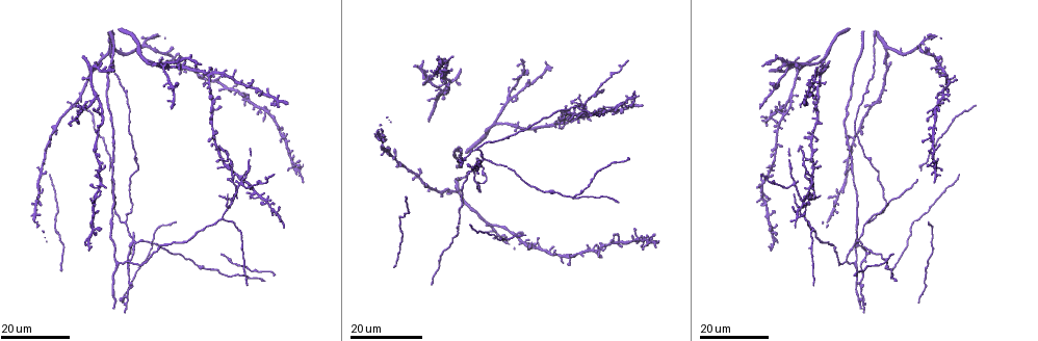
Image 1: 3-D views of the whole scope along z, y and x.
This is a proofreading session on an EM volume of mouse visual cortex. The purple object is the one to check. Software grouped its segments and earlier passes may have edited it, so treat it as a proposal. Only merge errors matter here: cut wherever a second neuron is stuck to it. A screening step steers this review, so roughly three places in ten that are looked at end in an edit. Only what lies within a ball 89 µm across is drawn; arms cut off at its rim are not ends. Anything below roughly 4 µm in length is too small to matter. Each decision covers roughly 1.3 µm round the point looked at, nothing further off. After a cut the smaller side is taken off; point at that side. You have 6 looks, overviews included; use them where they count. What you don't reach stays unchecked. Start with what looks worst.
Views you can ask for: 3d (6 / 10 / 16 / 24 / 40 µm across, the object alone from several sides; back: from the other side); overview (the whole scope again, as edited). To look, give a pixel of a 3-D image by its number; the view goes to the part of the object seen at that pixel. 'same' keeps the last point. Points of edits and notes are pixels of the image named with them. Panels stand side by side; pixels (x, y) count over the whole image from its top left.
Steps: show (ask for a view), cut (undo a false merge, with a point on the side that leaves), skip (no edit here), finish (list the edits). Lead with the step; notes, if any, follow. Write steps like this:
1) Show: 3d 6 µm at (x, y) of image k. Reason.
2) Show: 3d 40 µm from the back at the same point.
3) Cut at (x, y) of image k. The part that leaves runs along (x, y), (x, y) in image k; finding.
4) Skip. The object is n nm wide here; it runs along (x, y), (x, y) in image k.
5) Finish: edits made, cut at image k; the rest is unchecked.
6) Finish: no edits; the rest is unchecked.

Show: 3d 24 µm at (581, 107) of image 1. Four-way junction.

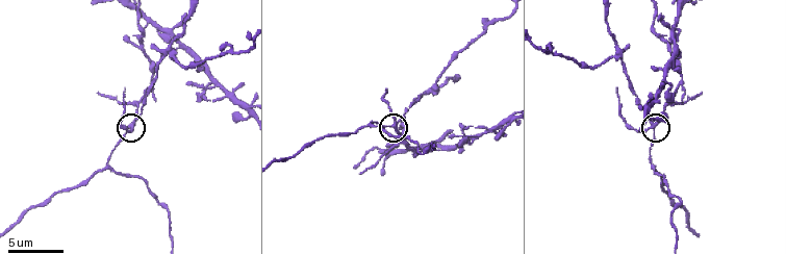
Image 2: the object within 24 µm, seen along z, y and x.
Show: 3d 10 µm at (395, 124) of image 2. Closer look.

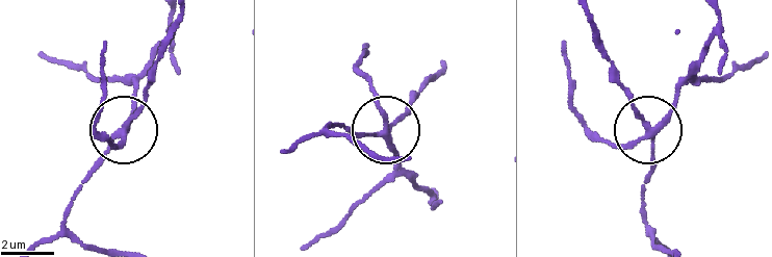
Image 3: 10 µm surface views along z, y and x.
Cut at (114, 148) of image 3. The object is 210 nm wide here; the part that leaves runs along (127, 131), (135, 86), (166, 19) in image 3; a second neuron is stuck on.

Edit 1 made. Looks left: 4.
Show: 3d 24 µm at (134, 240) of image 1. Four-way junction.

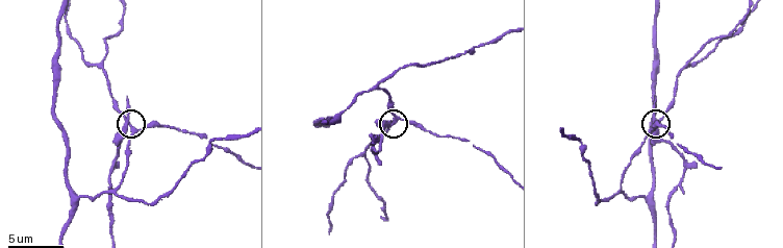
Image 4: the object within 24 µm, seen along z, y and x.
Show: 3d 10 µm at (123, 127) of image 4. Closer look.

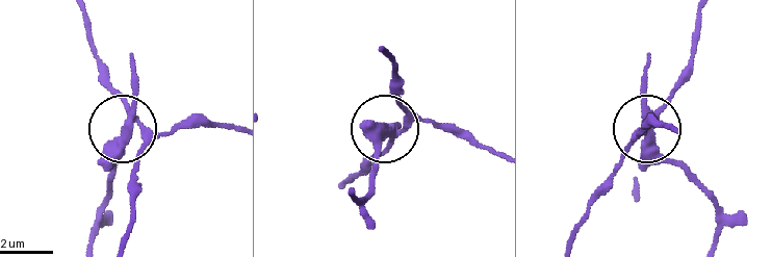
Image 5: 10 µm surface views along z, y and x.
Cut at (107, 151) of image 5. 4 arms meet here; a second neuron is stuck on.

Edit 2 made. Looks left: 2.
Finish: edits made, cut at image 3, cut at image 5; the rest is unchecked.

